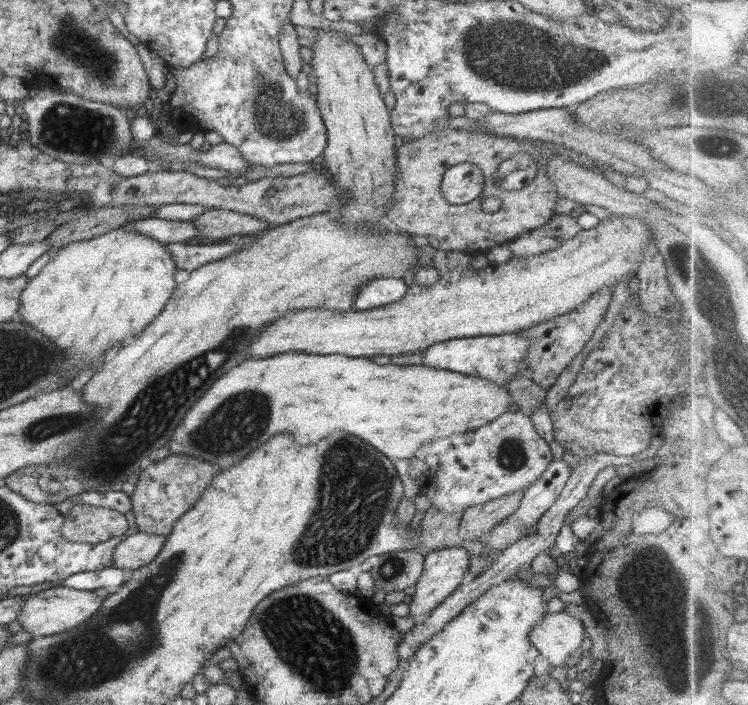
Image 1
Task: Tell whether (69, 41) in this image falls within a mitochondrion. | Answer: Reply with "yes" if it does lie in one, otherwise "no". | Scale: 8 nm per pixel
yes

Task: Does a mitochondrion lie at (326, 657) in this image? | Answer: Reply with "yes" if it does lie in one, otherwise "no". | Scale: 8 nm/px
yes

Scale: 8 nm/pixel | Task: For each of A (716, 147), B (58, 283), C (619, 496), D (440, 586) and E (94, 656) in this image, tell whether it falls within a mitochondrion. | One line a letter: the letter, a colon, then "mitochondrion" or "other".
A: mitochondrion
B: other
C: other
D: other
E: mitochondrion

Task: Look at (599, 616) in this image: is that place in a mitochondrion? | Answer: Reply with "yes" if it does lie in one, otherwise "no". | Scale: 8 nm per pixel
no

